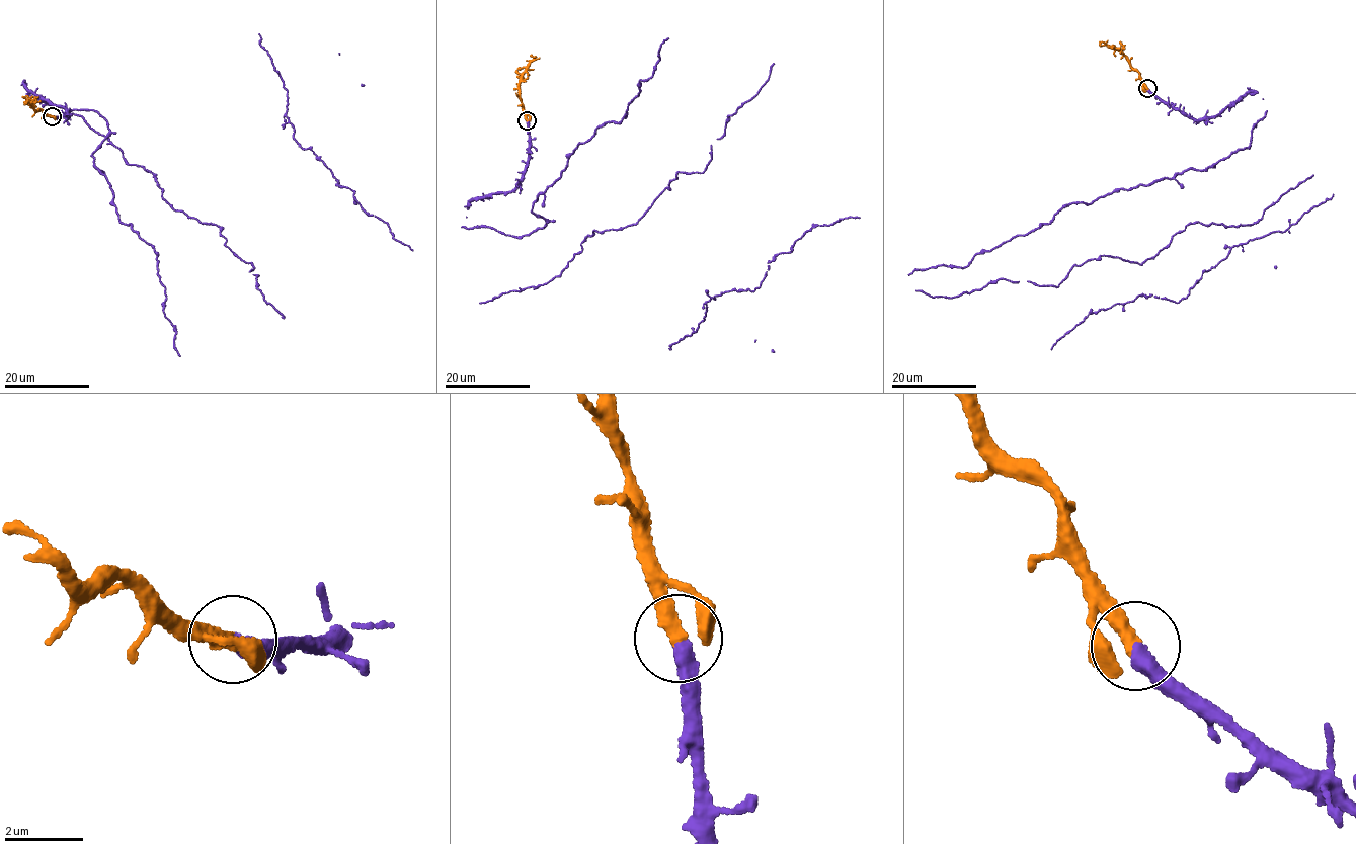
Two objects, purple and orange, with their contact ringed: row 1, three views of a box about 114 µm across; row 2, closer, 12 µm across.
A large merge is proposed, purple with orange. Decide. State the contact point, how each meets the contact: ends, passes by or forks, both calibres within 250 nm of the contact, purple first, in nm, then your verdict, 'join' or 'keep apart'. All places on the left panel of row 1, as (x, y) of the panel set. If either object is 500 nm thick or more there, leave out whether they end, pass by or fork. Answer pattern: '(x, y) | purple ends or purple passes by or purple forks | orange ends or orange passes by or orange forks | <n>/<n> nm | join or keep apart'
(52, 116) | purple ends | orange ends | 400/400 nm | join

